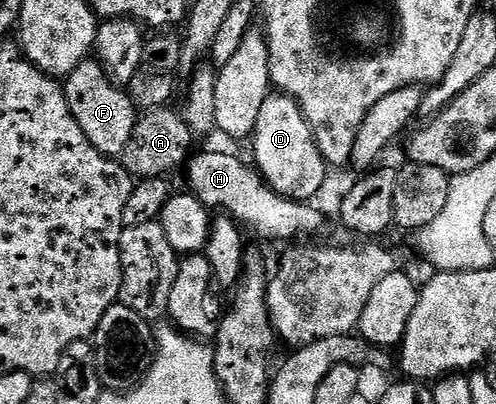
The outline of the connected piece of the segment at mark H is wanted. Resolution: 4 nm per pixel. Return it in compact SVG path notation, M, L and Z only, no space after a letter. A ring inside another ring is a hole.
M206 151L198 156L195 154L187 162L187 169L188 189L193 196L209 209L224 212L262 239L286 241L300 235L314 235L326 223L321 211L314 208L313 204L281 197L265 184L257 170L230 153Z

